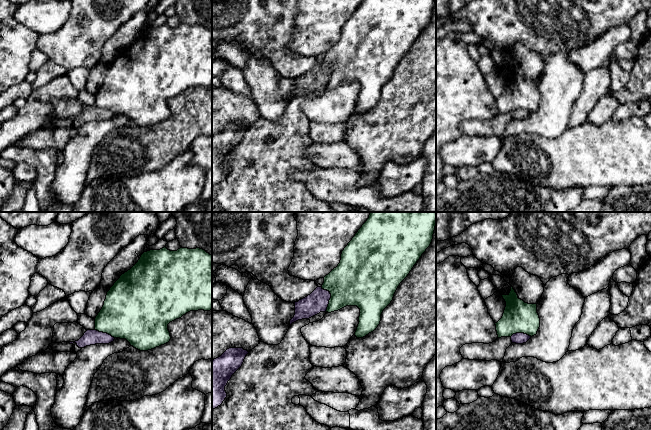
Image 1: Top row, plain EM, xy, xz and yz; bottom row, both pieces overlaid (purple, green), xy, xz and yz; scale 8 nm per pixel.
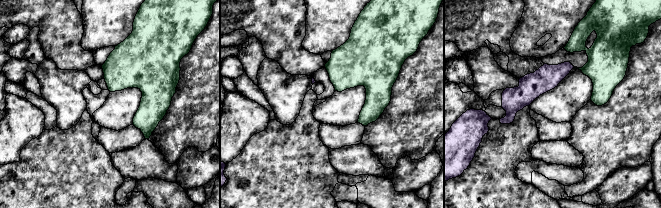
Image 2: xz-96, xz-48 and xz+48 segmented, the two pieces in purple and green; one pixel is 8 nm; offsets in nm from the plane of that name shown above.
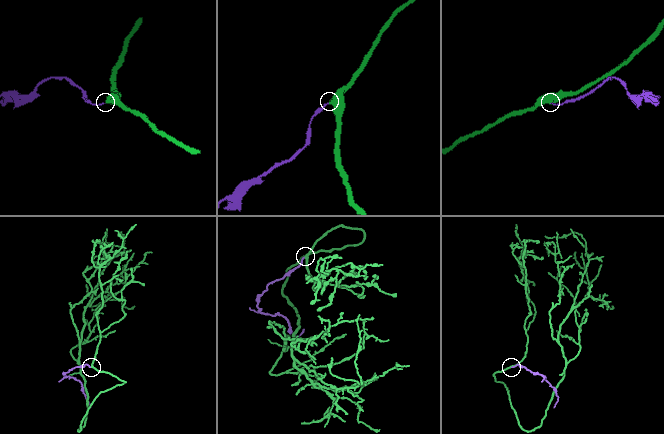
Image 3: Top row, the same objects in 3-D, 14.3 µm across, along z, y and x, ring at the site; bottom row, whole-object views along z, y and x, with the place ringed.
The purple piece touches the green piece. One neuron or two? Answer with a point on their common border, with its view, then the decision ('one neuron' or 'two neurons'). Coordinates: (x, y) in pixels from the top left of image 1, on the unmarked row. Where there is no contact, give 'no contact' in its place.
meets purple in xz at (330, 73); two neurons

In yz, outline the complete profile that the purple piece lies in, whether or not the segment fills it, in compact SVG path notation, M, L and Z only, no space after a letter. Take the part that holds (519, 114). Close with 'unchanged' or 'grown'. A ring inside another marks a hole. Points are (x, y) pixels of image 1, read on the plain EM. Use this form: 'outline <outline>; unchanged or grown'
outline M516 109L511 113L501 113L492 119L472 119L465 120L460 124L460 129L464 135L469 136L483 136L491 137L497 136L503 137L506 125L512 120L526 119L531 112L524 109Z; grown

